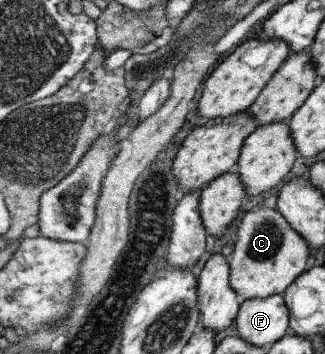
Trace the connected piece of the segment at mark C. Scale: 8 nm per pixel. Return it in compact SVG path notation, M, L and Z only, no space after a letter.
M255 205L242 216L236 230L236 241L227 256L229 287L239 296L240 301L281 294L304 270L309 253L305 240L289 227L275 208Z

